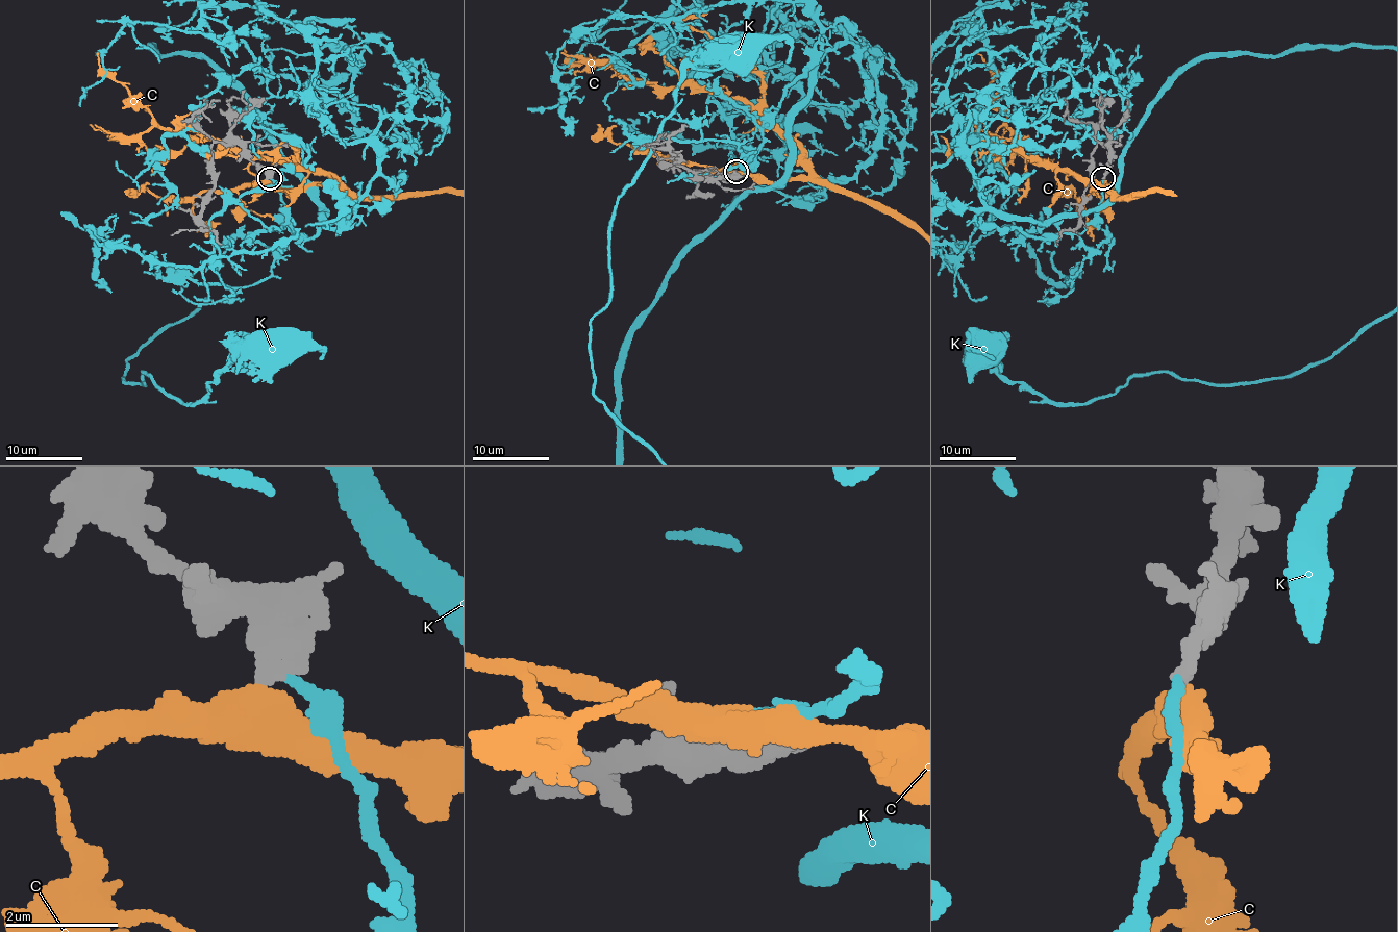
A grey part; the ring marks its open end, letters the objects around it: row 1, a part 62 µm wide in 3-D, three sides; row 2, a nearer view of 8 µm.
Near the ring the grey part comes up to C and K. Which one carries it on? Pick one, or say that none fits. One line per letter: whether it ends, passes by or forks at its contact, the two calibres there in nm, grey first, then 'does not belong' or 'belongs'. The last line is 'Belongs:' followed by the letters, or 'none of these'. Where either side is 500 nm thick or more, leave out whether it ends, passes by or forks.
C: it passes by; 440 nm thick on the grey side, 480 nm on the other; does not belong
K: it ends there; 440 nm thick on the grey side, 200 nm on the other; belongs
Belongs: K

